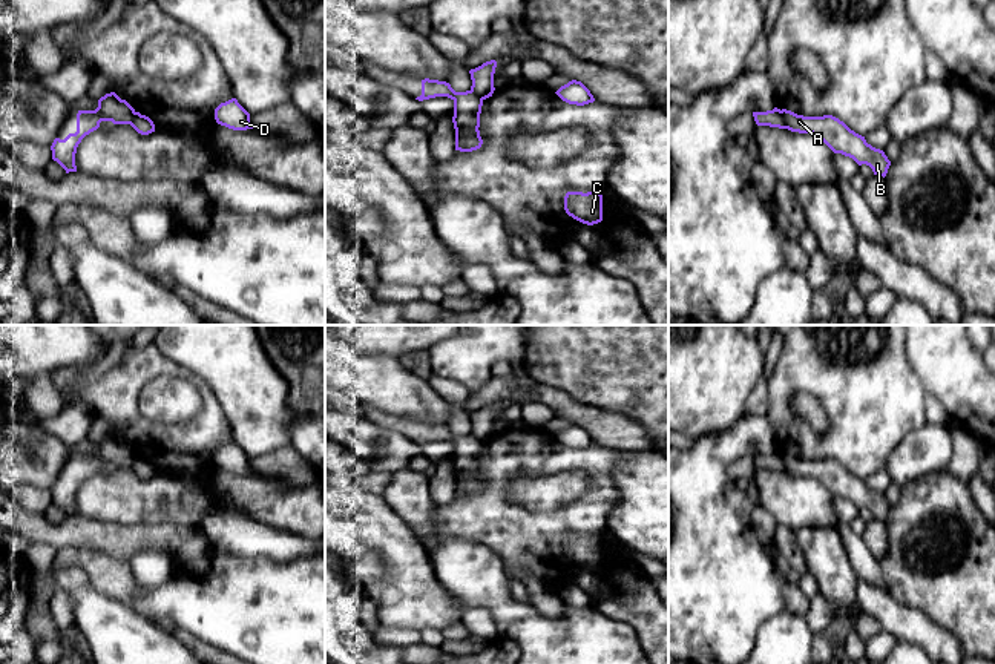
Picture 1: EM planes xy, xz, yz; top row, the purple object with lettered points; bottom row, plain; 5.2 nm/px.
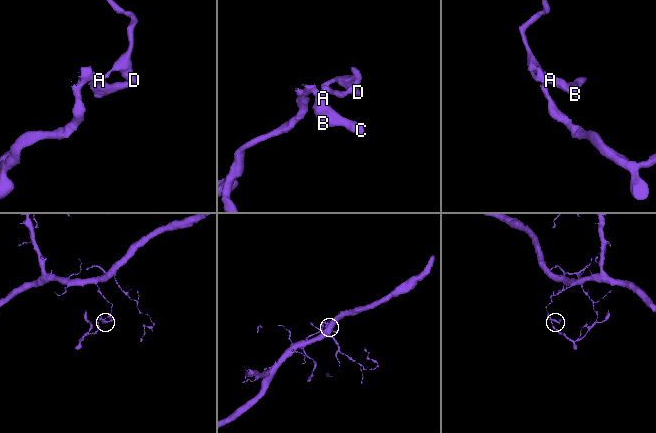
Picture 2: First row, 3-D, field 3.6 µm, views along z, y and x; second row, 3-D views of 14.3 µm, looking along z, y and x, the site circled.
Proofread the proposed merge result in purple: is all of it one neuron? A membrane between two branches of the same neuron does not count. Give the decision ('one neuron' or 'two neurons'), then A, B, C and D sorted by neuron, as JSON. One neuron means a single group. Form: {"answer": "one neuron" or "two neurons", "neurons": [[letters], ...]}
{"answer": "two neurons", "neurons": [["A", "B", "C"], ["D"]]}

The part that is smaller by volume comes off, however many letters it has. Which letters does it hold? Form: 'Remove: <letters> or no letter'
Remove: A, B, C

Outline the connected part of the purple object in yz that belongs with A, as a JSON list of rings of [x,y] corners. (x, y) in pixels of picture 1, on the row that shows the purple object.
[[[782,109],[786,129],[819,136],[834,153],[852,158],[859,166],[866,164],[874,175],[886,176],[891,161],[883,150],[866,143],[865,136],[851,130],[832,115],[803,117]]]

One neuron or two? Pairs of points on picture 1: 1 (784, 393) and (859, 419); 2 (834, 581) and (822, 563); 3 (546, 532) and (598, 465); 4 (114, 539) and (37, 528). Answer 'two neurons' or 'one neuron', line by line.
1: one neuron
2: one neuron
3: one neuron
4: one neuron

